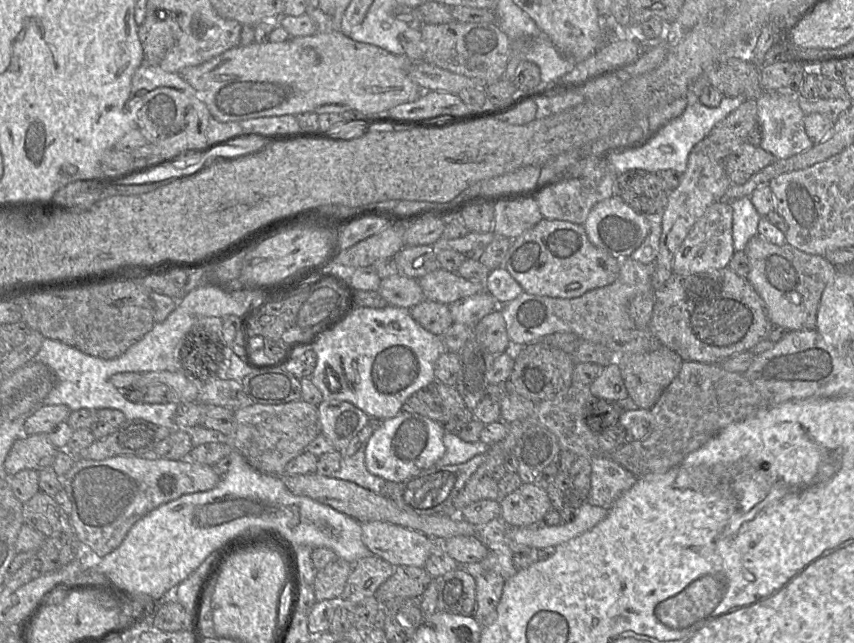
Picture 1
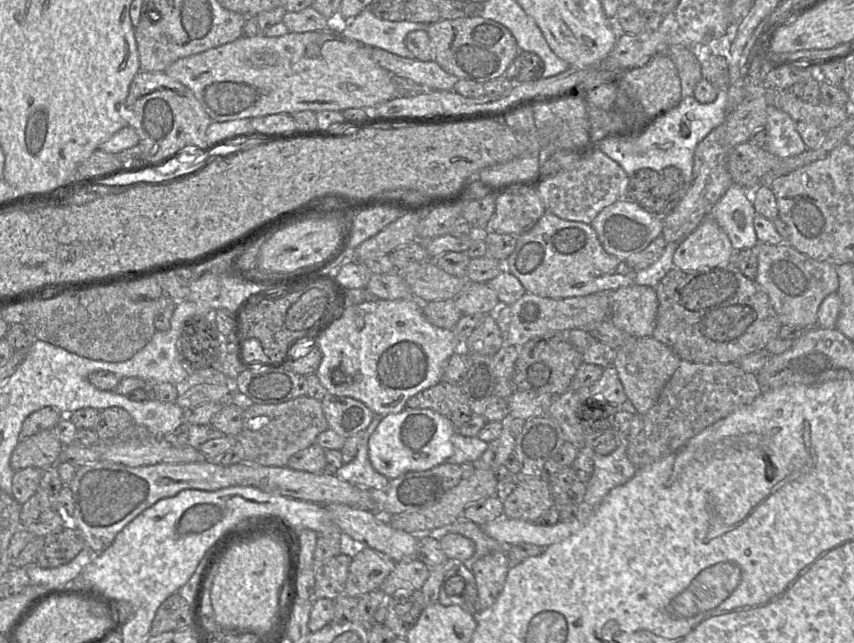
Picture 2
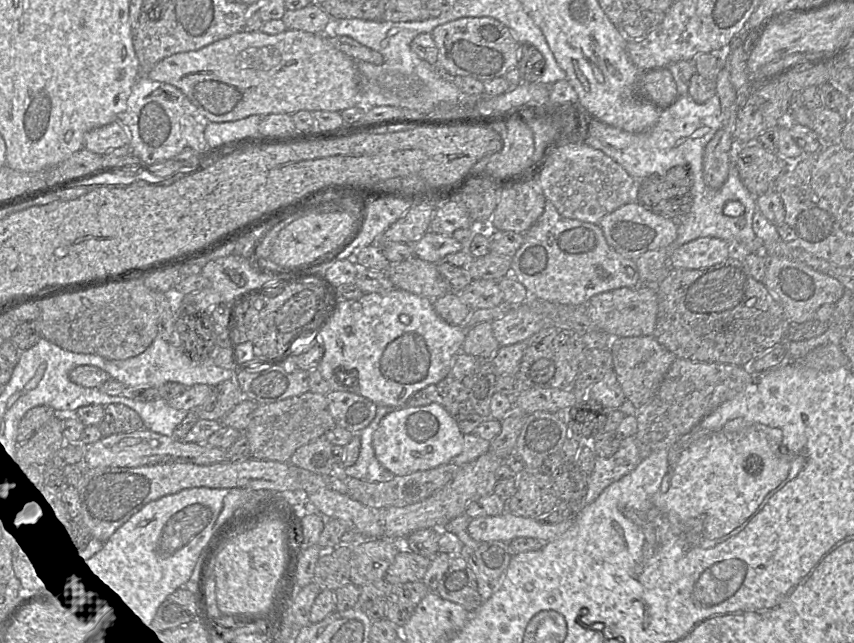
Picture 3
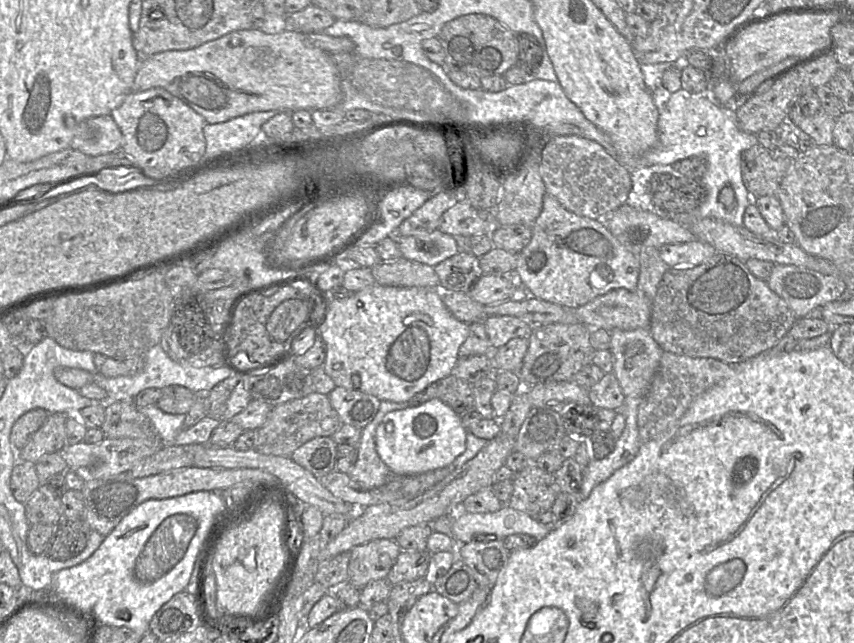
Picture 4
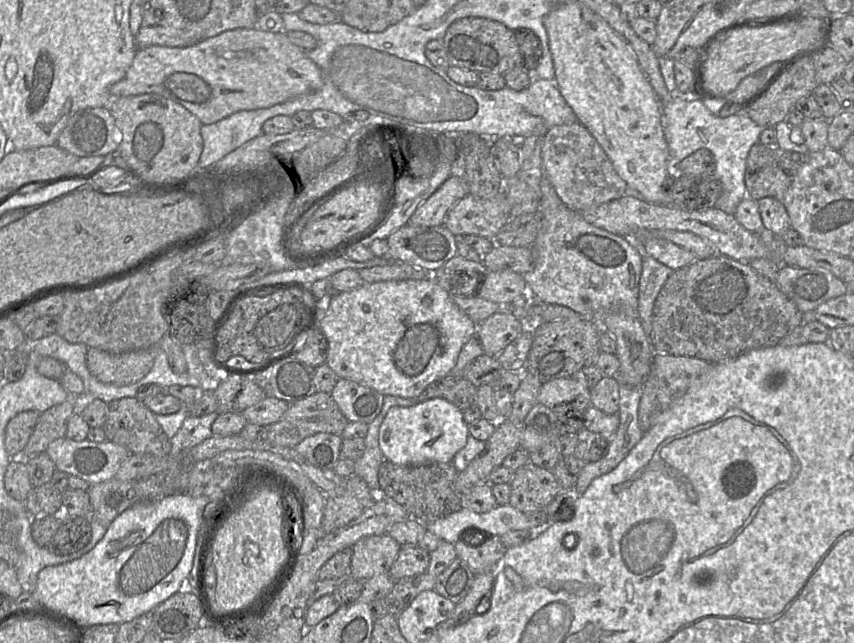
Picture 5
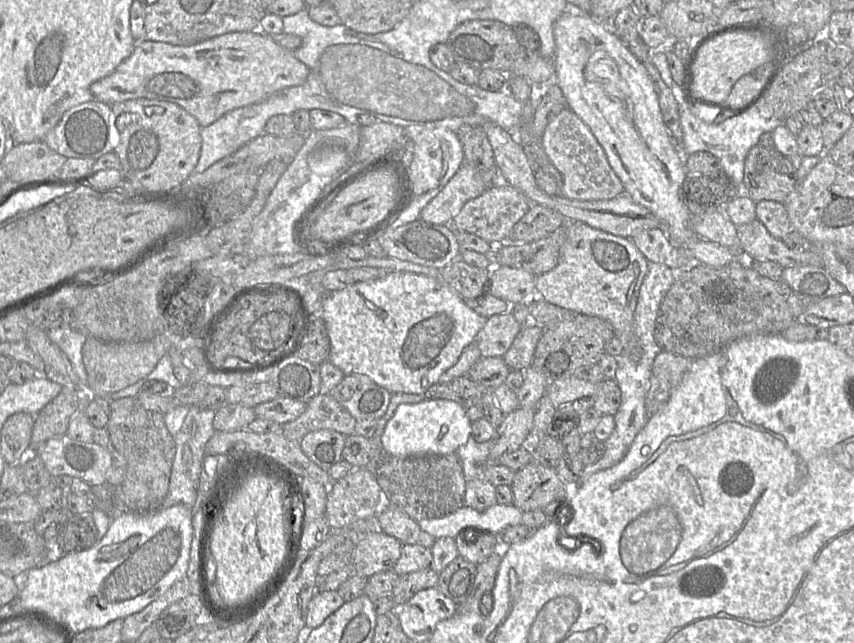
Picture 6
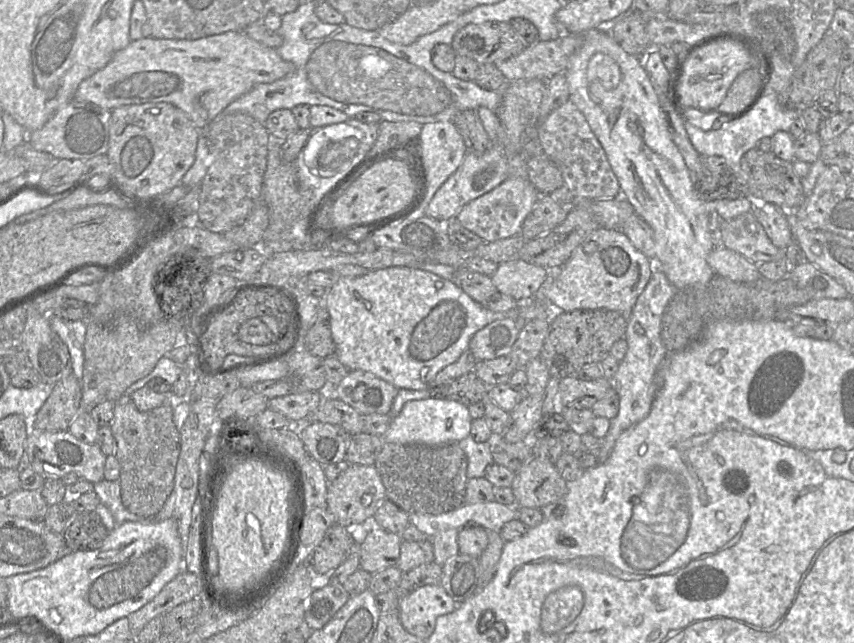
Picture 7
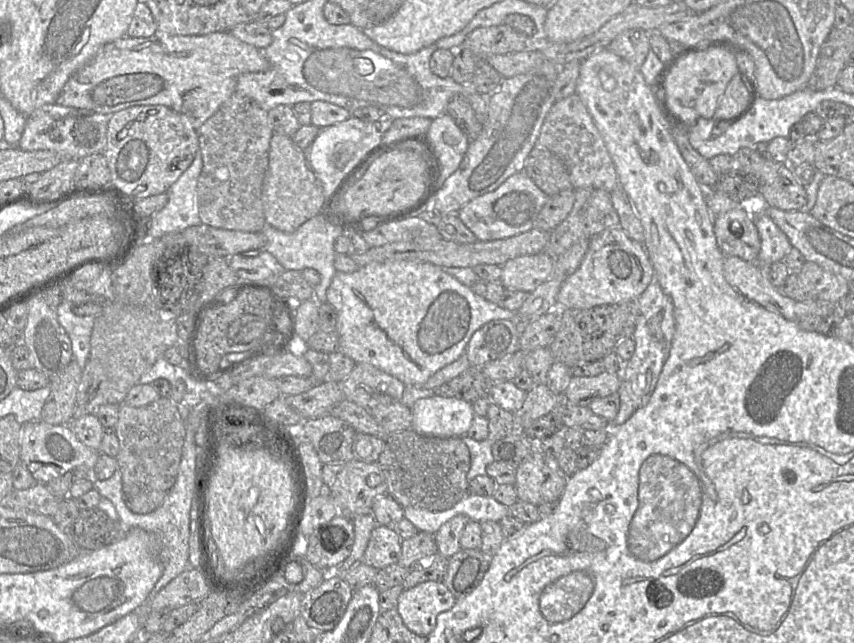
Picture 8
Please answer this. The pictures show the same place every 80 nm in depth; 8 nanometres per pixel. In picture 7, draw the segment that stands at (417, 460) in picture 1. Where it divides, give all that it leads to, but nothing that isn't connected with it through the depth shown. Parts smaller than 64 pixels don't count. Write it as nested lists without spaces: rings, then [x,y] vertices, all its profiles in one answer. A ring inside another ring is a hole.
[[[438,398],[412,400],[407,402],[400,413],[392,418],[388,430],[382,436],[388,443],[422,443],[426,445],[441,445],[457,443],[470,435],[472,418],[468,407],[456,401]]]

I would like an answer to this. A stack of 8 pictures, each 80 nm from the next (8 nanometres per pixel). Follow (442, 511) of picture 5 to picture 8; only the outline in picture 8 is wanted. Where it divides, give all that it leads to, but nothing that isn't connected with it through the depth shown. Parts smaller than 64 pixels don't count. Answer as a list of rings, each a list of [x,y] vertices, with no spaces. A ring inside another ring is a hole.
[[[406,429],[385,435],[383,446],[377,463],[386,477],[388,495],[402,508],[418,507],[431,512],[442,512],[454,507],[469,494],[467,474],[470,469],[470,451],[462,437],[438,437]]]

